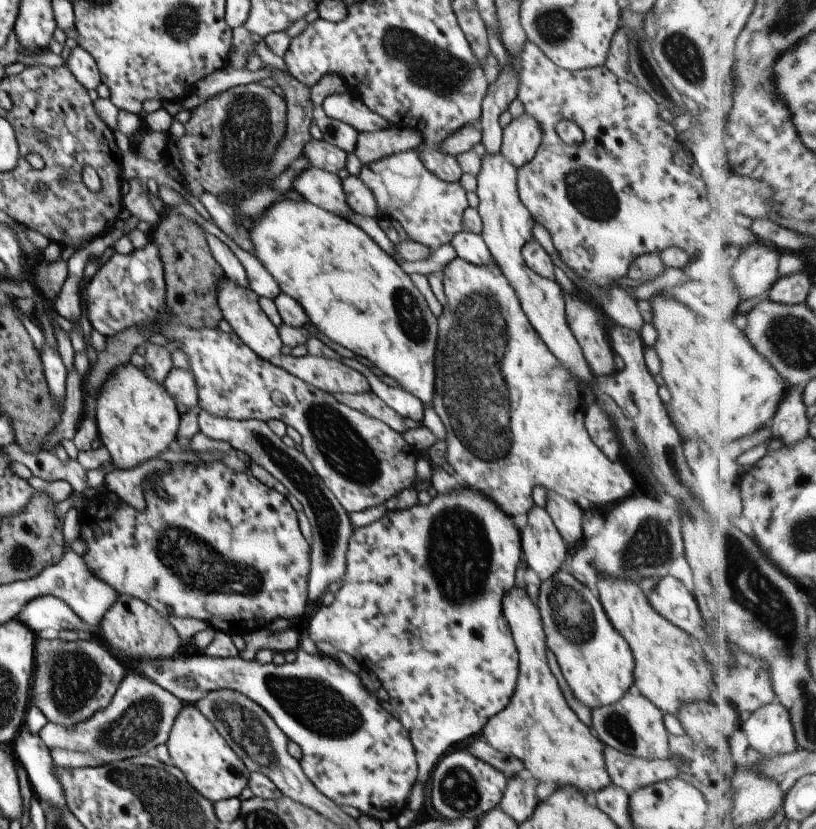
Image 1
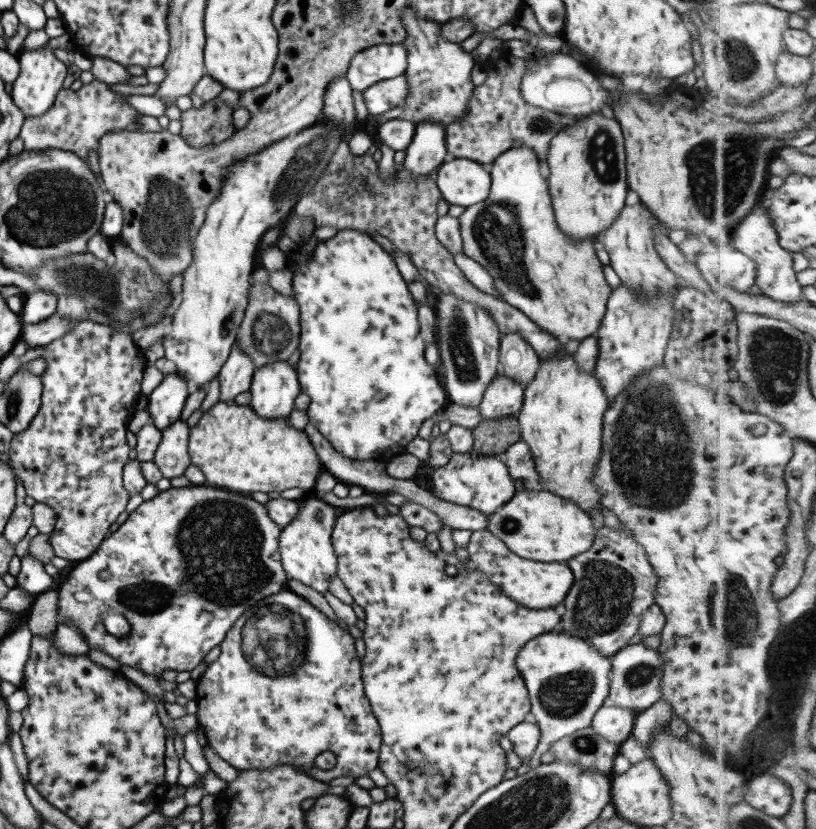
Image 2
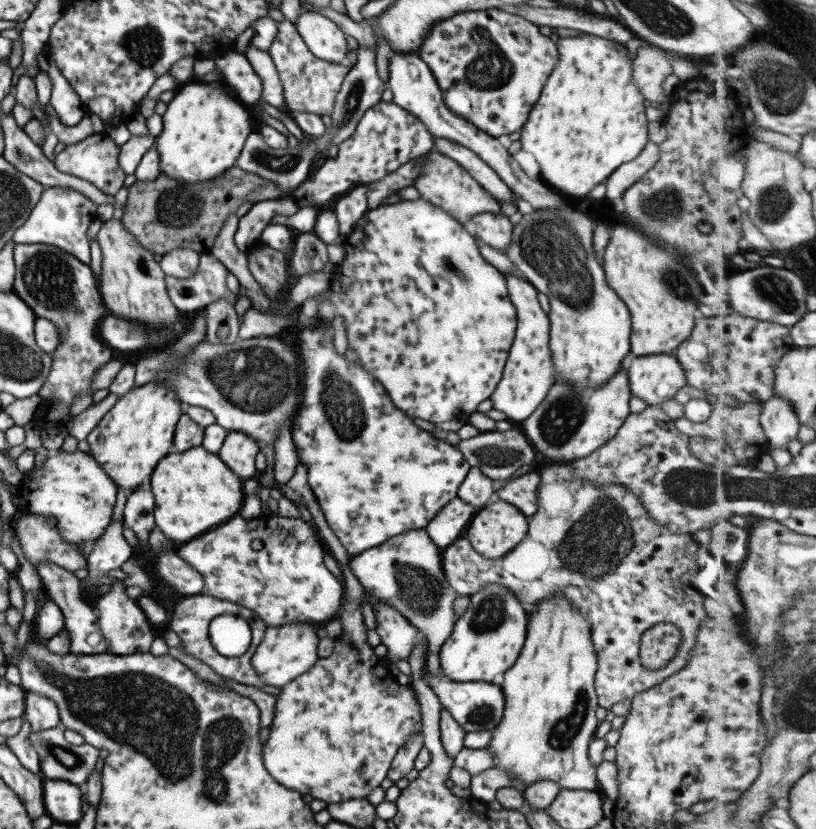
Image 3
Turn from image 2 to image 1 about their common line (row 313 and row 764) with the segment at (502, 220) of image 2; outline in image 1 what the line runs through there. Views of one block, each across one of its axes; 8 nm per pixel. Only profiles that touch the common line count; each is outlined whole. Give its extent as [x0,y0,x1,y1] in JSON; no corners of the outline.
[480,586,611,796]

